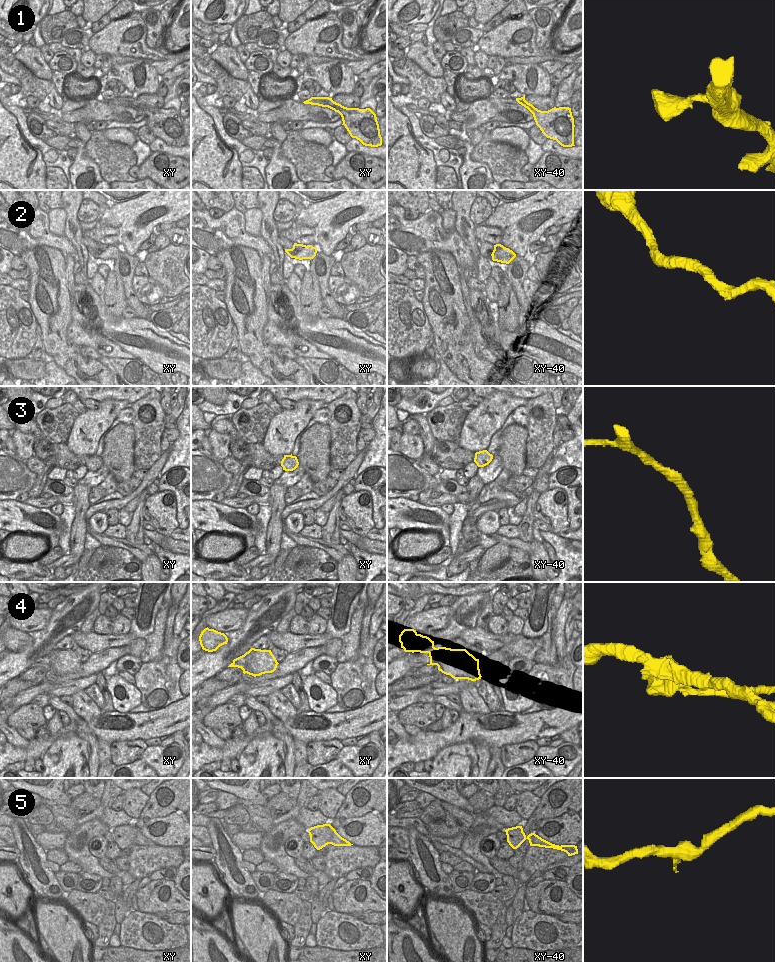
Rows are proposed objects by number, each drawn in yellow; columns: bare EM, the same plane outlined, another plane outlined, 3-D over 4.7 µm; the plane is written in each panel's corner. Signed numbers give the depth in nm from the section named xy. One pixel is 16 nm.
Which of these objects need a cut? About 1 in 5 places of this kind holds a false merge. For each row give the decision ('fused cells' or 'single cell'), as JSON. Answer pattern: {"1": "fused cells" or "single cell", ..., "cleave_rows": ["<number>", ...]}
{"1": "single cell", "2": "single cell", "3": "single cell", "4": "fused cells", "5": "single cell", "cleave_rows": ["4"]}

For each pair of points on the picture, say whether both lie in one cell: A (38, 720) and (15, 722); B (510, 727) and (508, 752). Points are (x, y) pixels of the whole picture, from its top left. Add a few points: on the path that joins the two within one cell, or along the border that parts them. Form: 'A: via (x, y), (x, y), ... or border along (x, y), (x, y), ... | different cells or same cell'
A: via (32, 720), (21, 720) | same cell
B: border along (532, 739), (504, 744), (500, 747) | different cells

